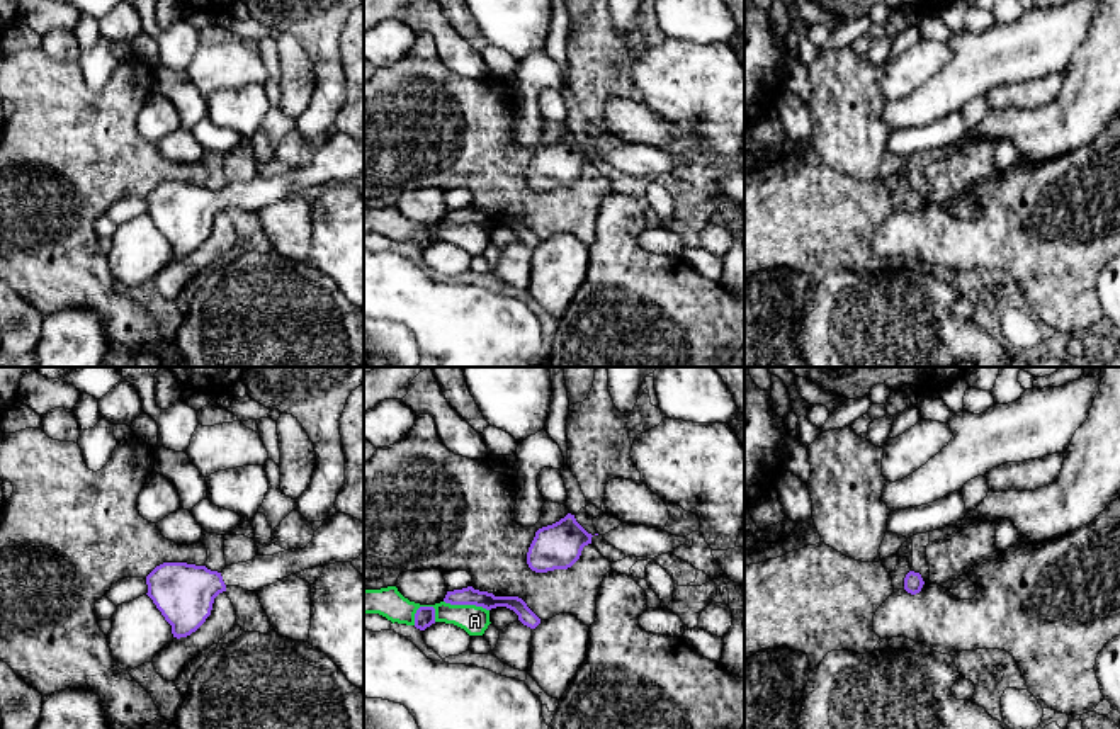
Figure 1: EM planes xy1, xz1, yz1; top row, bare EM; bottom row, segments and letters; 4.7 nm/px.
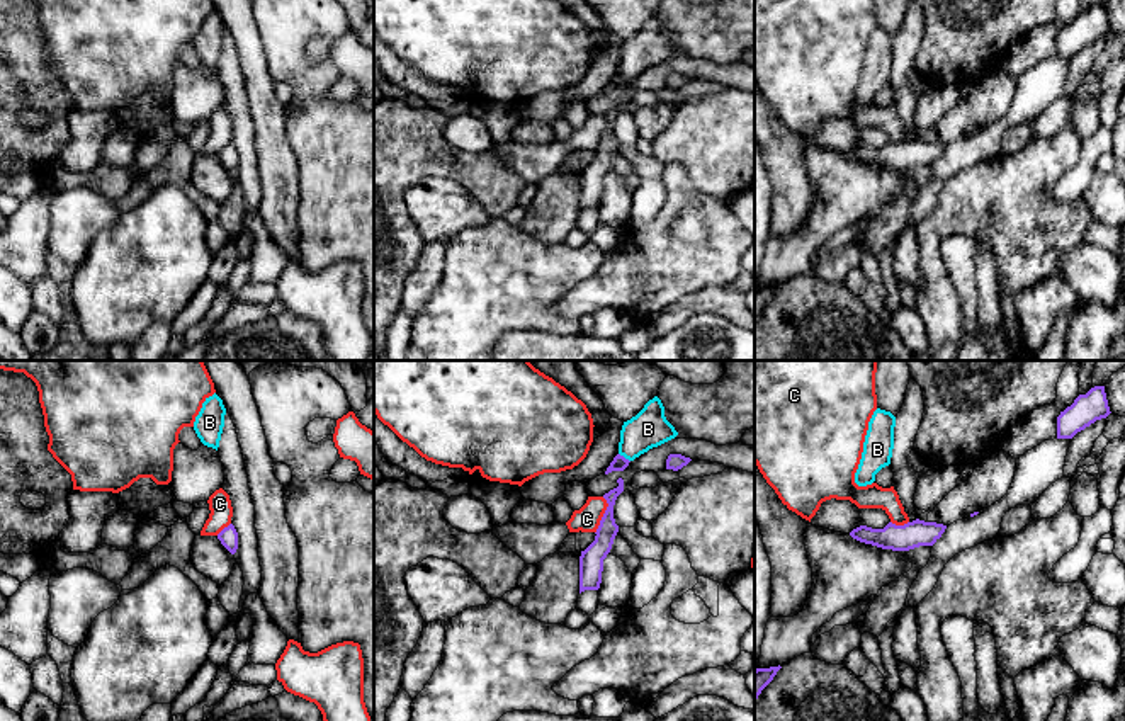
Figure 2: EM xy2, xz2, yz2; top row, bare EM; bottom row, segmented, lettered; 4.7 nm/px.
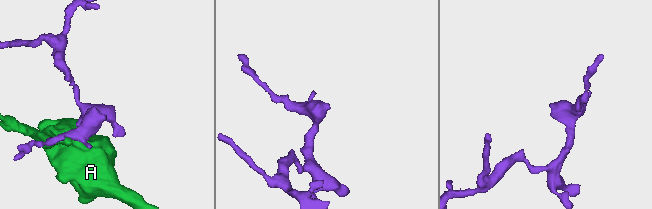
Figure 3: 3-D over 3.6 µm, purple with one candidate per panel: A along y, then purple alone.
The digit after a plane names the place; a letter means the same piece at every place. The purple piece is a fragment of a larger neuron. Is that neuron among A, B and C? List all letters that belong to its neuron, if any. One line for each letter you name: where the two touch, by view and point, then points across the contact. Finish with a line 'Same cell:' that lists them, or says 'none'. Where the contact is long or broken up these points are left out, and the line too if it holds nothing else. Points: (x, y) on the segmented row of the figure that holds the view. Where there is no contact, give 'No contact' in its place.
Same cell: none

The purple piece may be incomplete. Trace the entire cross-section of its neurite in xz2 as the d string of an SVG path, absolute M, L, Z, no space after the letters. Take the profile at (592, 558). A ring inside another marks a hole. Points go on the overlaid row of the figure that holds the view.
M617 480L619 486L603 495L608 507L596 529L595 541L581 551L579 556L579 593L585 590L598 590L602 583L603 559L612 549L619 525L613 519L613 505L617 497L624 491L624 480Z

